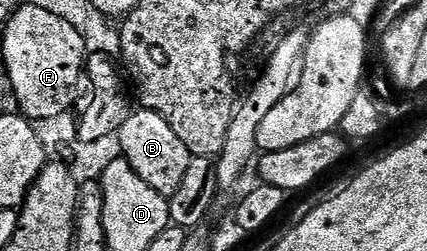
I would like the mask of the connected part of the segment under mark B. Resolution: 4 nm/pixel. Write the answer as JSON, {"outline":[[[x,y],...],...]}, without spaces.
{"outline":[[[132,110],[125,125],[119,129],[118,137],[123,150],[122,158],[135,170],[137,177],[145,181],[145,185],[153,185],[157,193],[168,197],[177,193],[181,180],[185,178],[185,169],[189,169],[193,157],[189,149],[185,149],[185,141],[181,141],[181,137],[169,129],[169,121],[165,121],[165,117],[152,111]]]}

